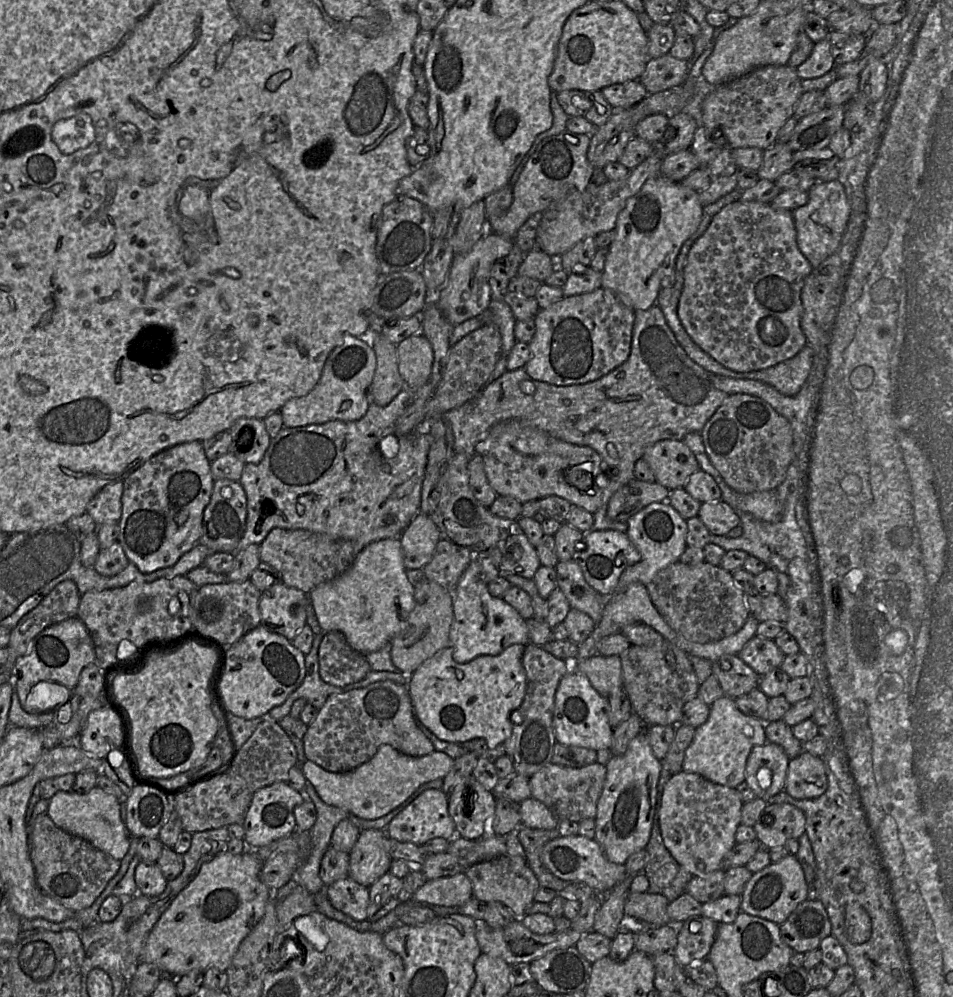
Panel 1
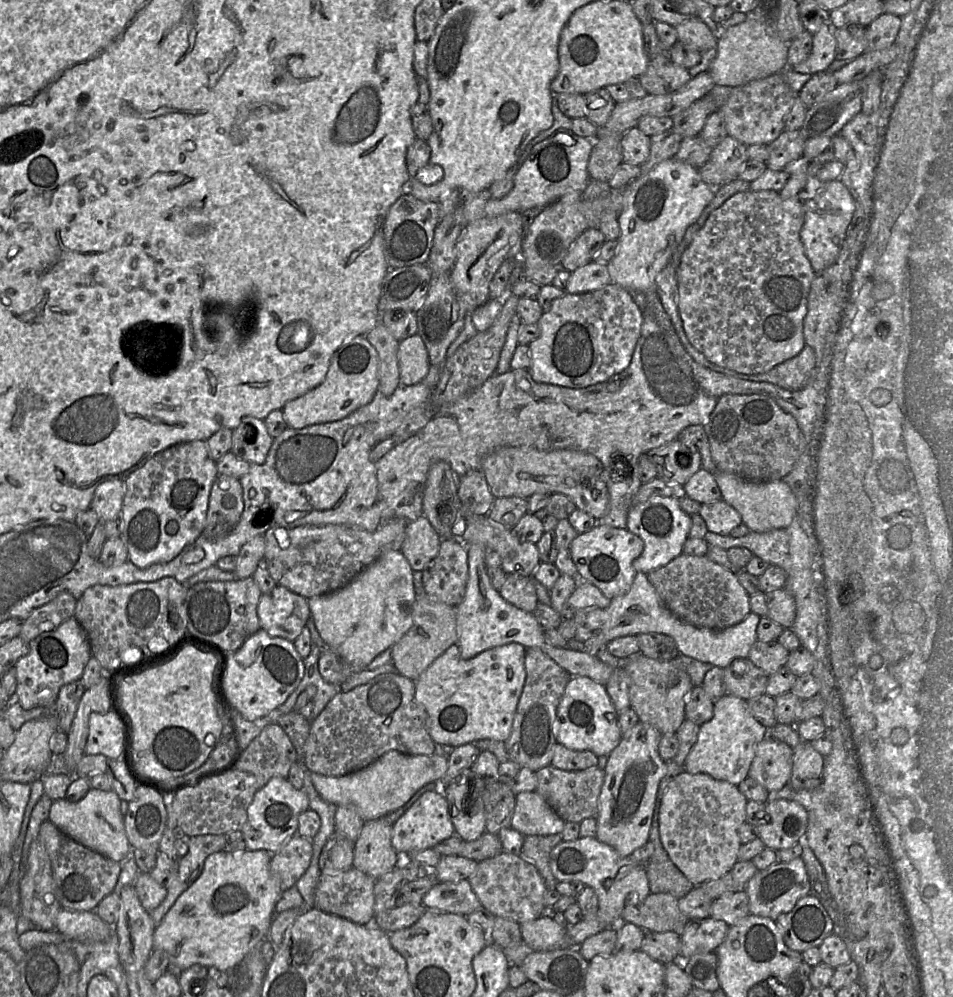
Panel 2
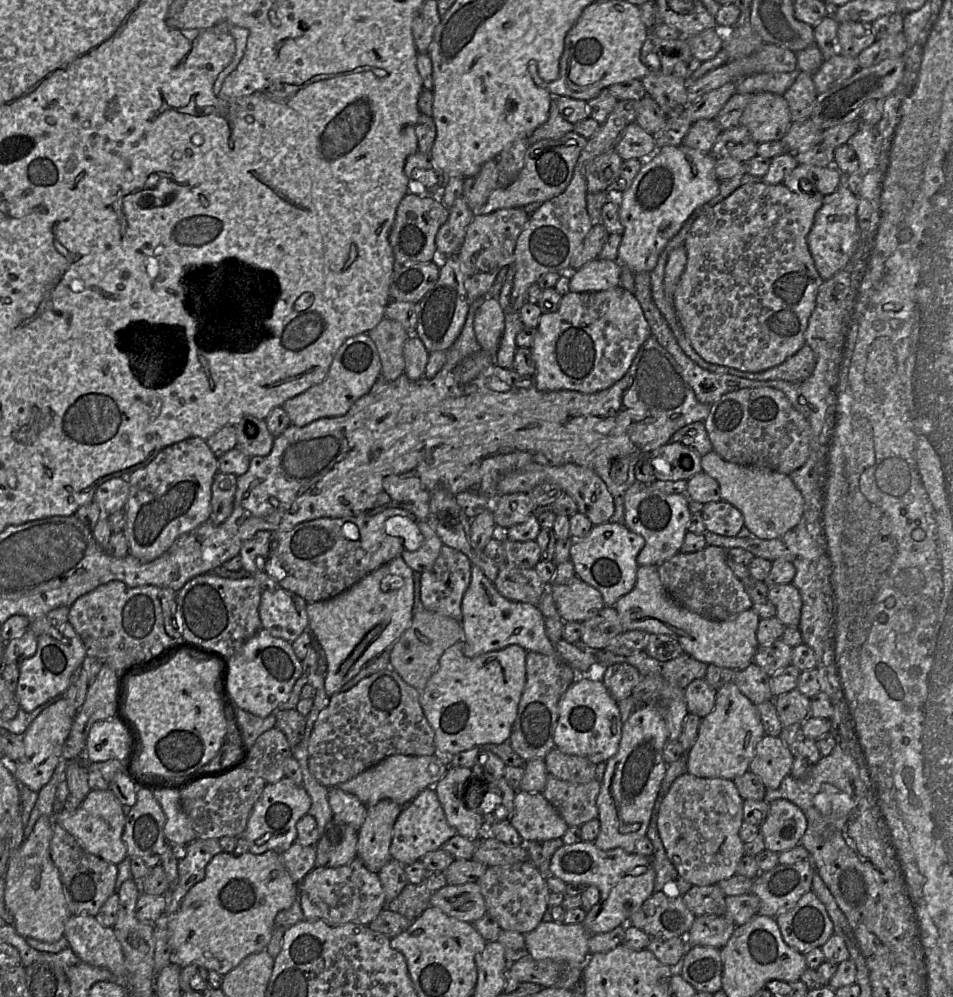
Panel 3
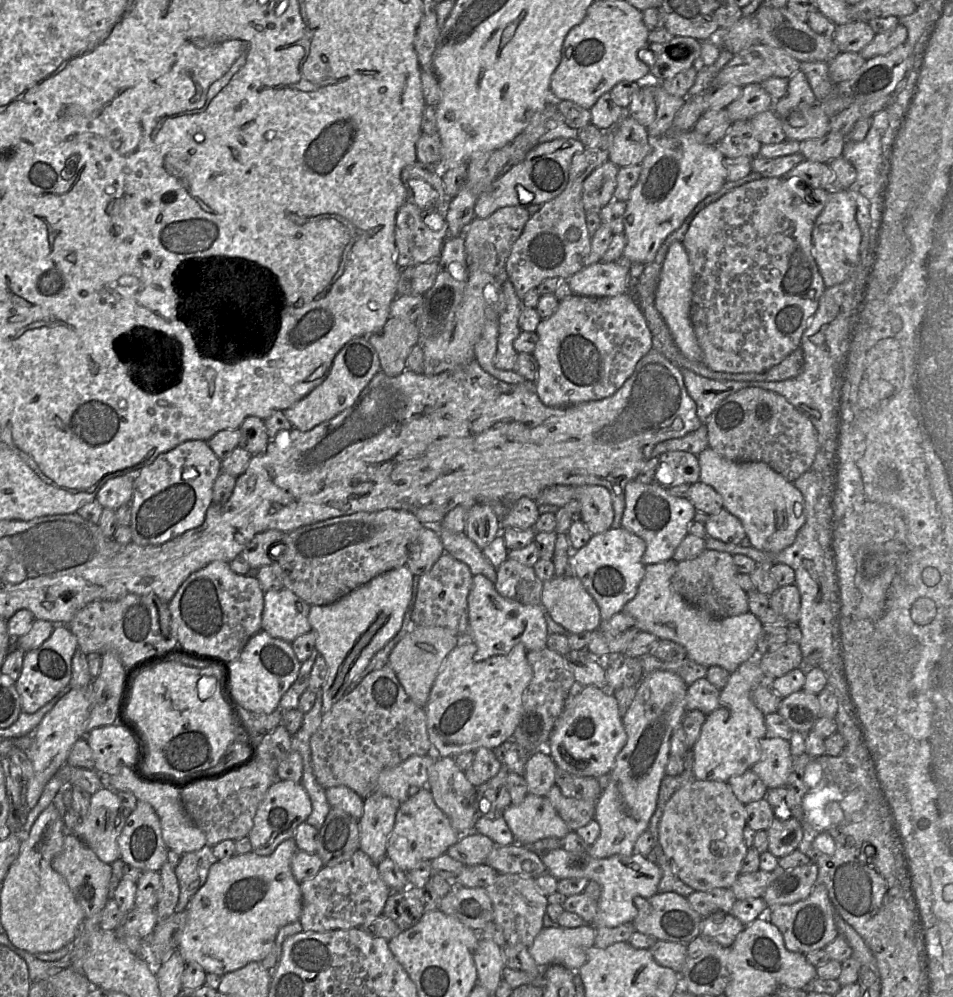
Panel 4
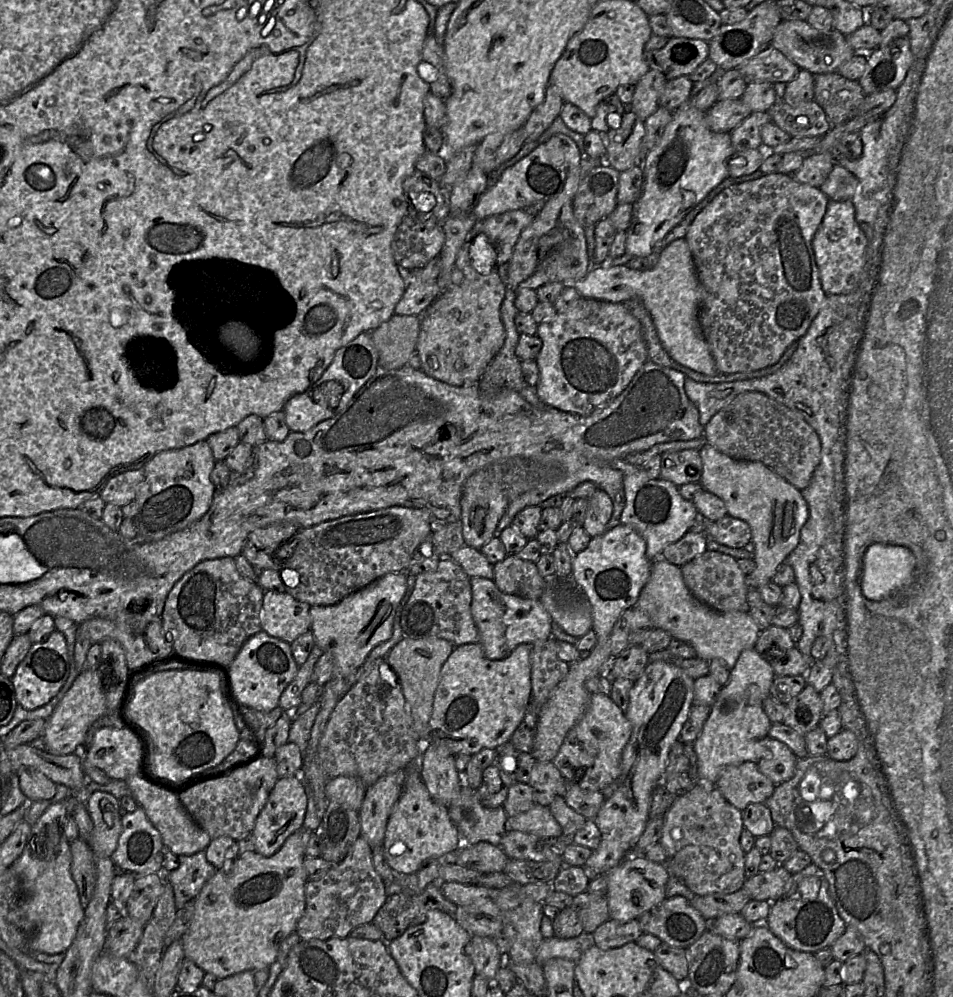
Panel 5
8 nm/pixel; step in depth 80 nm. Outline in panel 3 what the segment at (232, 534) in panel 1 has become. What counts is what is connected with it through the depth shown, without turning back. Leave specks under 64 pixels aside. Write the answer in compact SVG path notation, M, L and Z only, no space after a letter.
M218 472L211 488L211 514L214 524L224 522L233 511L235 493L237 489L237 476Z

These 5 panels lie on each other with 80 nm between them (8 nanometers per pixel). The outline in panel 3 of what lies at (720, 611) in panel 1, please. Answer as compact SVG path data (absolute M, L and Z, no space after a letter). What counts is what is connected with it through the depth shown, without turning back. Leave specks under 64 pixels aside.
M706 546L694 553L679 552L658 565L658 572L664 588L674 601L706 619L725 621L751 609L753 605L742 581L728 566L728 558L726 549Z

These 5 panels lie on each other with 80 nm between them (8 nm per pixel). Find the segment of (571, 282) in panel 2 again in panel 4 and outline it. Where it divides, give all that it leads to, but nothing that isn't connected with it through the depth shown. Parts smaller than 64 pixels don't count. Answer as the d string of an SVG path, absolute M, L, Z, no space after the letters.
M598 262L585 266L568 279L572 294L613 297L629 291L630 272L618 262Z

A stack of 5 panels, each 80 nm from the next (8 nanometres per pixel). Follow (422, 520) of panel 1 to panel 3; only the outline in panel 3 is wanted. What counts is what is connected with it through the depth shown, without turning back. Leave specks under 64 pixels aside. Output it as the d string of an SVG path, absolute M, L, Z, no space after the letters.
M427 520L418 521L418 527L422 535L420 546L413 551L405 548L401 556L414 572L423 573L432 567L441 551L443 543L430 527Z

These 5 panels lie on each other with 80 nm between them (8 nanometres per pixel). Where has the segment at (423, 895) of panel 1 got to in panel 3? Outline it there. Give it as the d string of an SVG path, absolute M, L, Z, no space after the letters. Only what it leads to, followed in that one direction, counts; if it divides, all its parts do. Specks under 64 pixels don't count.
M477 882L447 884L431 896L430 903L447 915L468 923L474 923L487 912L485 900Z

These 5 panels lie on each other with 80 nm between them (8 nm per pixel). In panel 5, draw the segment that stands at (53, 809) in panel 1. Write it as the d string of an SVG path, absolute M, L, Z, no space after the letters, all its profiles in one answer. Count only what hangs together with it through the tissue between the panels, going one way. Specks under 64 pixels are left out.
M96 791L89 797L86 808L93 822L87 844L95 854L95 861L96 857L110 858L122 831L120 802L110 793Z

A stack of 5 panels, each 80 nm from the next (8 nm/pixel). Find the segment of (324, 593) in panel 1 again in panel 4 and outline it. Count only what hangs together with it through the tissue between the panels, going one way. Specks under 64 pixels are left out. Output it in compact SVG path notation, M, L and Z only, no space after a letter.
M406 565L386 571L329 605L311 605L308 620L315 633L315 649L325 658L328 674L322 686L322 714L345 694L348 686L367 667L373 656L401 629L412 595L413 574Z

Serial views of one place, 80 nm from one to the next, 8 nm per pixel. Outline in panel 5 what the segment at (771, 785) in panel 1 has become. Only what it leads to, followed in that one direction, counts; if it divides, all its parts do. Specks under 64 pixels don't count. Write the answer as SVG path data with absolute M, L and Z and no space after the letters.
M769 738L766 741L765 756L757 765L762 774L775 785L779 785L794 776L797 760L798 758L785 743Z

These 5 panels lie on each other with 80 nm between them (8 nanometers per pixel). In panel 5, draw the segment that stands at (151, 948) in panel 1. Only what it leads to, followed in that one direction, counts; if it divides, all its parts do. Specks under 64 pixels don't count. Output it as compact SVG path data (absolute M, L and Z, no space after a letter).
M304 828L298 829L293 832L283 843L280 849L273 855L265 857L258 852L250 851L239 855L233 860L230 871L217 870L216 873L205 883L202 890L195 898L194 902L194 916L192 923L186 933L183 935L181 941L186 959L195 962L205 973L215 975L218 980L229 977L231 975L243 971L257 971L259 969L269 968L277 959L278 952L282 941L292 932L296 931L297 923L302 917L305 906L305 886L309 879L304 867L304 859L306 858L306 844L307 844L307 831Z

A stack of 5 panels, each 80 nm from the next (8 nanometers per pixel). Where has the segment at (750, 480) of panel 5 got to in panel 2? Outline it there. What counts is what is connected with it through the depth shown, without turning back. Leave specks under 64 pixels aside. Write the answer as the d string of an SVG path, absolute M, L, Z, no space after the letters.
M716 470L713 476L721 490L722 499L739 512L742 523L750 531L781 529L792 522L797 511L797 500L789 485L783 480L752 482L721 470Z

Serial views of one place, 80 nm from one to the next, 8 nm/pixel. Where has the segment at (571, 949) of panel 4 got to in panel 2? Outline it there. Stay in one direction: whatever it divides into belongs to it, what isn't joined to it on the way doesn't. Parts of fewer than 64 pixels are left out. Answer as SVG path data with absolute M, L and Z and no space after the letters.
M540 916L520 924L522 939L533 951L549 951L568 948L565 944L566 927L556 923L553 918Z

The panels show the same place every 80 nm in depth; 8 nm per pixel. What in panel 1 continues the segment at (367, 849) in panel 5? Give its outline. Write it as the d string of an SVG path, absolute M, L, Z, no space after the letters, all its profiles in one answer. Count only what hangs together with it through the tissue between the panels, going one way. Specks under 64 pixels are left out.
M348 876L328 885L326 890L334 908L357 921L367 920L369 887L361 885Z

